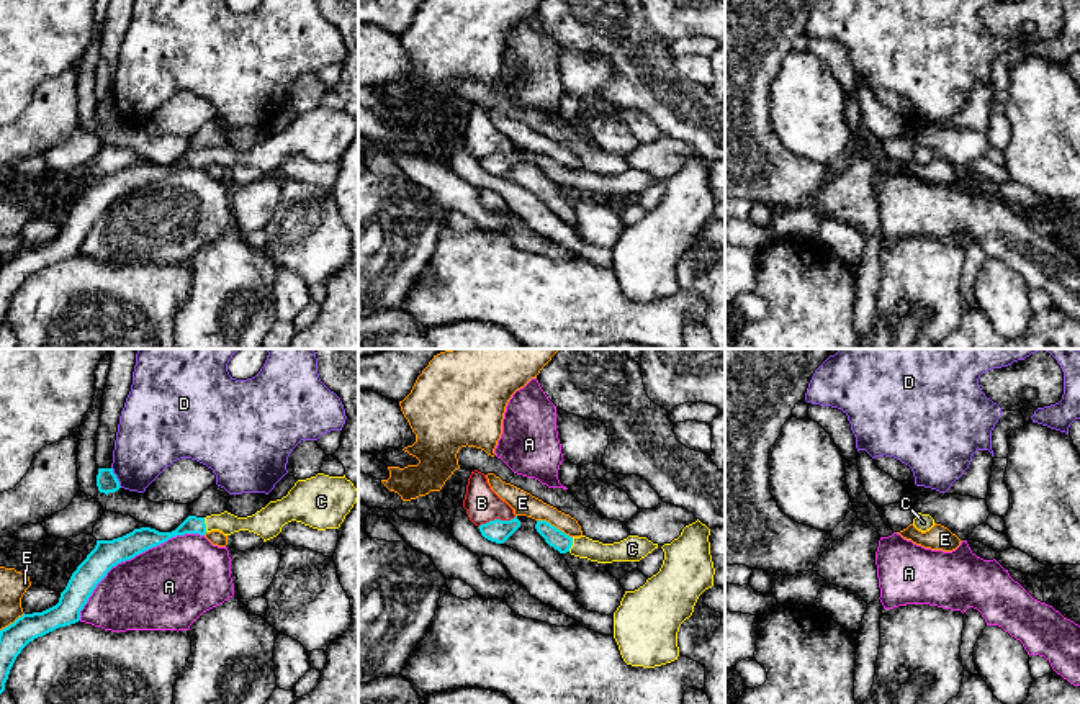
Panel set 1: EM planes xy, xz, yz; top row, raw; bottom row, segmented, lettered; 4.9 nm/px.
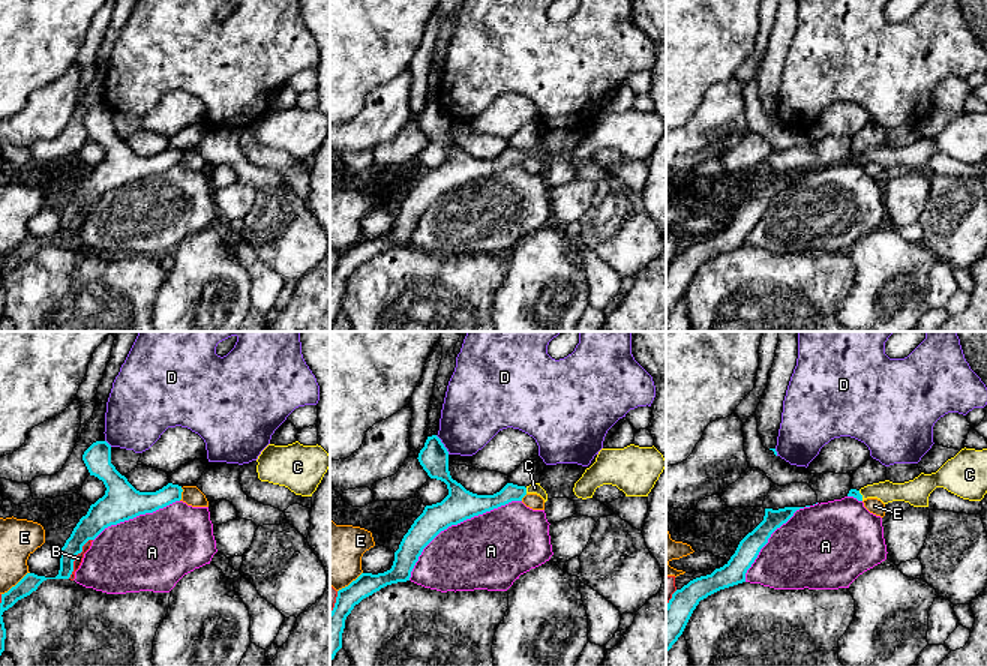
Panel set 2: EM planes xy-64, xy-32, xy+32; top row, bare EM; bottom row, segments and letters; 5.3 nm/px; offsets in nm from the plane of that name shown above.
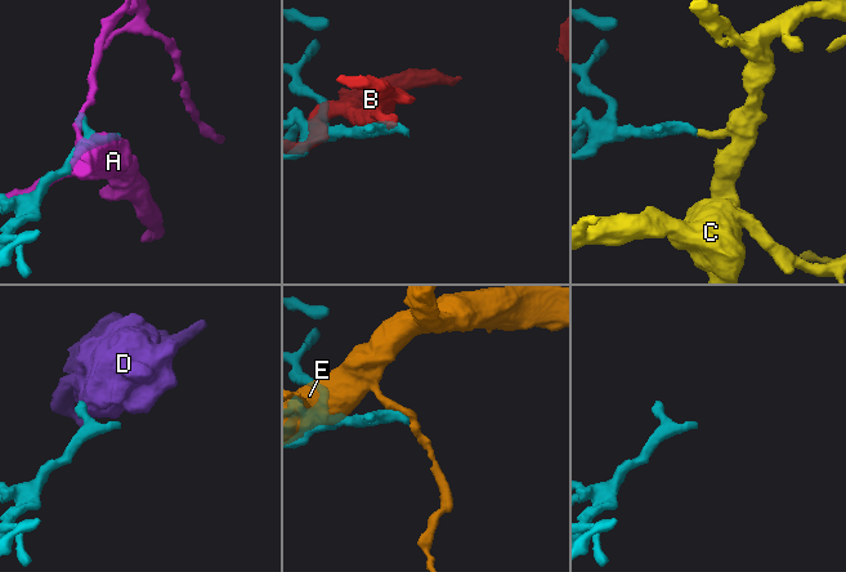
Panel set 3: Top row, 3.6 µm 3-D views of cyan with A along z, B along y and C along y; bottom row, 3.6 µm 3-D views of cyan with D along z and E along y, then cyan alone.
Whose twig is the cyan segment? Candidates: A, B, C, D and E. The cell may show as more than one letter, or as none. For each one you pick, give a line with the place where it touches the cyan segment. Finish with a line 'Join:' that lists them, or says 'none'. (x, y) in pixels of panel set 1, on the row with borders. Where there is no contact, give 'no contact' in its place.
C: meets cyan in xy at (205, 524)
Join: C

